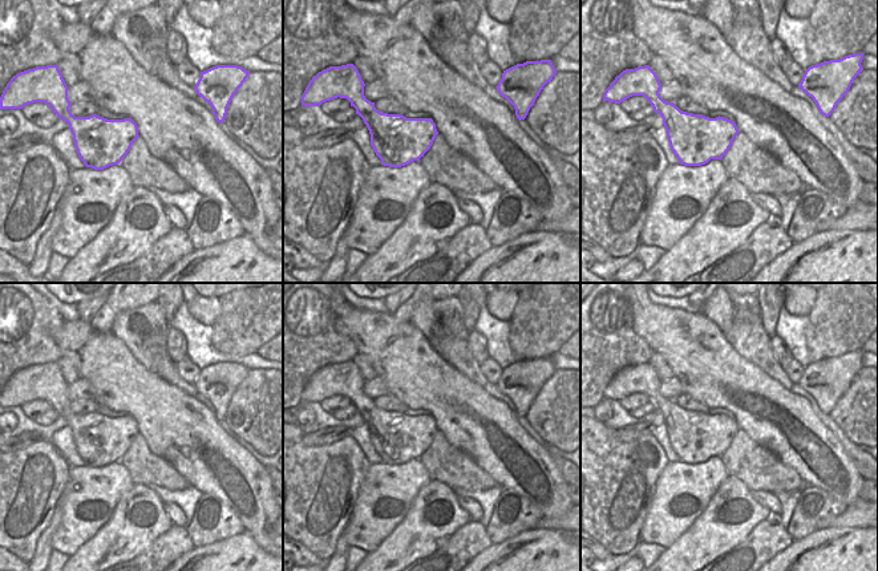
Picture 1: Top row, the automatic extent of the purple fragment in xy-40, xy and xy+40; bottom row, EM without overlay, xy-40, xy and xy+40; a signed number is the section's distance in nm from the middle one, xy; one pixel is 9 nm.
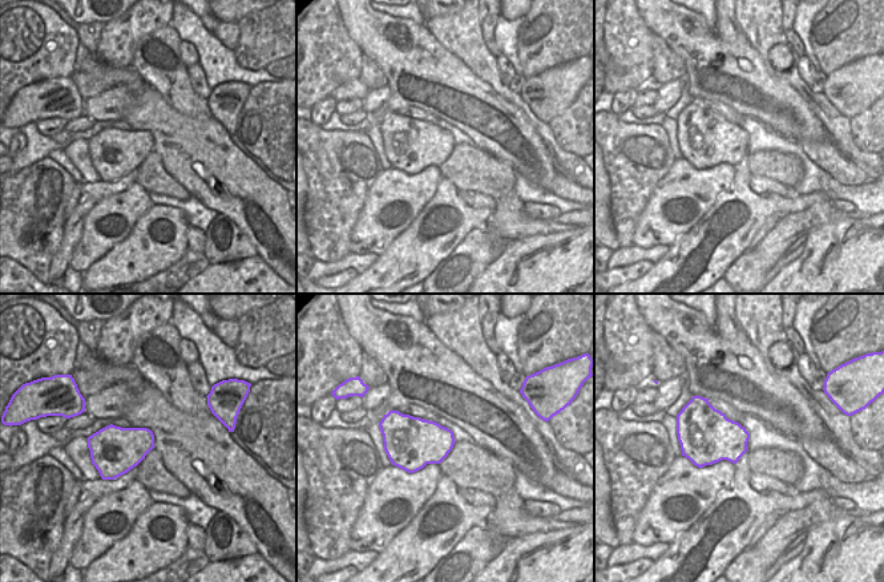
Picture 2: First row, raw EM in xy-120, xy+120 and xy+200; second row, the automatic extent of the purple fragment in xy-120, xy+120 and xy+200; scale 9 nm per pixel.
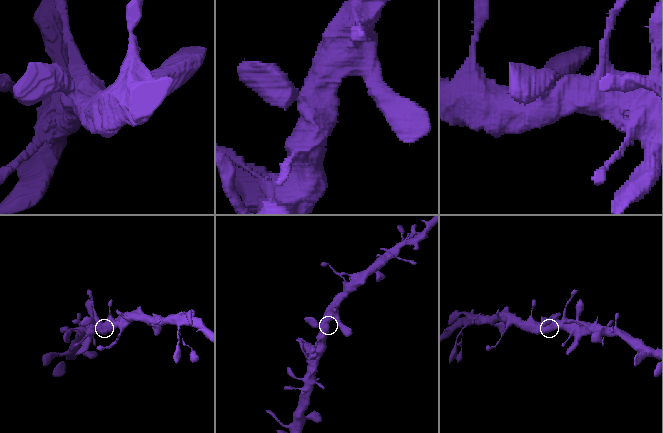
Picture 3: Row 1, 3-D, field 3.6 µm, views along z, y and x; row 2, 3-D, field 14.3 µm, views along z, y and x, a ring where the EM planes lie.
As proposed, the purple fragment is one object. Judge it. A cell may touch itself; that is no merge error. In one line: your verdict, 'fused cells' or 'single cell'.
single cell

